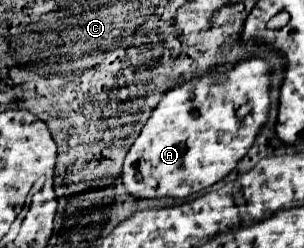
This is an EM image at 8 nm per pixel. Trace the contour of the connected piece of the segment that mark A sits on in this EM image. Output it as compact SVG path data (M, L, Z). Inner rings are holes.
M248 60L218 80L204 76L168 90L124 158L120 178L128 194L134 198L186 198L232 172L252 146L260 126L266 122L270 106L268 74L270 66L264 60Z

